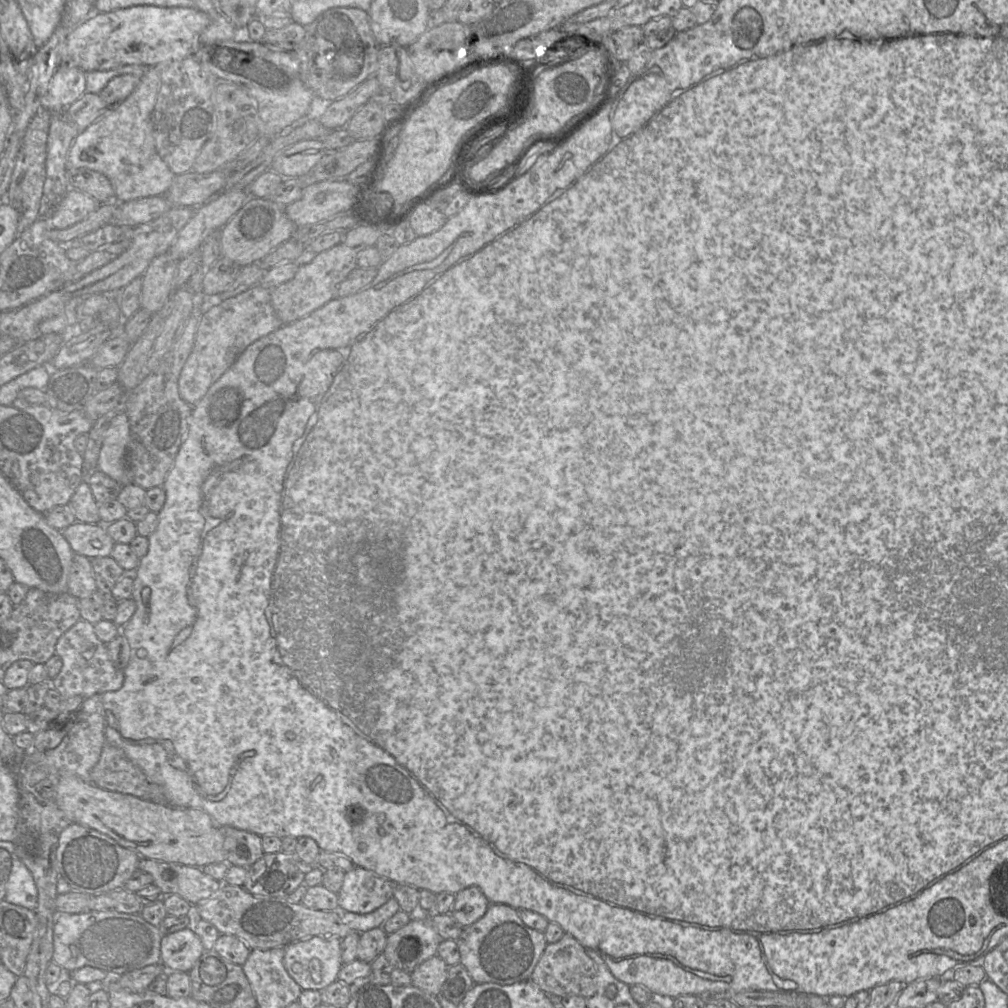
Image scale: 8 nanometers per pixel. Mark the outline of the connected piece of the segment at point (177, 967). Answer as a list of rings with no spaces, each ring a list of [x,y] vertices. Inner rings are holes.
[[[188,927],[161,940],[161,964],[168,972],[189,972],[204,952],[201,939]]]

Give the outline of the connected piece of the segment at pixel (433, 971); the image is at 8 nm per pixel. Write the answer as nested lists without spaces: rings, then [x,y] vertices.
[[[435,955],[419,965],[410,975],[413,986],[437,996],[448,976],[448,965]]]

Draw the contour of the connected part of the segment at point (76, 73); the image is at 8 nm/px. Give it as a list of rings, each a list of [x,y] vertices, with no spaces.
[[[59,66],[52,76],[41,106],[52,114],[62,112],[86,92],[86,72],[74,66]]]

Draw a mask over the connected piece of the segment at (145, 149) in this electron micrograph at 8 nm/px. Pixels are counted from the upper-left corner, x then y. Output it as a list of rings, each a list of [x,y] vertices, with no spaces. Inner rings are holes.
[[[165,64],[147,68],[133,92],[125,100],[110,106],[101,117],[80,132],[68,151],[67,169],[88,168],[104,174],[112,183],[115,197],[120,202],[165,195],[175,178],[175,174],[158,154],[153,135],[152,112],[161,86],[162,66]]]

